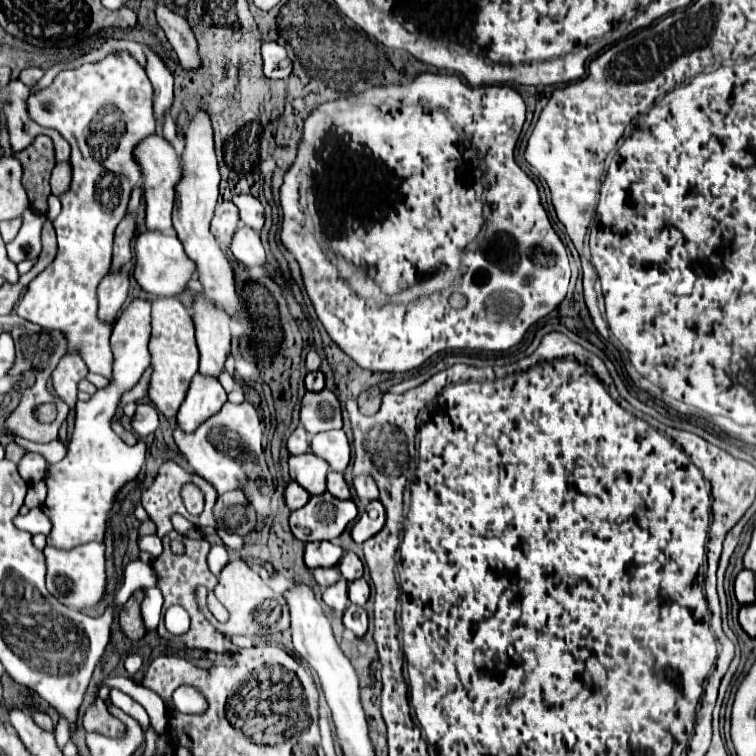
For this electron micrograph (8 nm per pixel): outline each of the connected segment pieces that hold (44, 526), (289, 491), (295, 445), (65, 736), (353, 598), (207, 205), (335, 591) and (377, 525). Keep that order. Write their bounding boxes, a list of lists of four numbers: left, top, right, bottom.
[[15,507,51,533],[285,481,309,511],[287,425,309,455],[53,717,71,749],[349,579,369,607],[173,105,243,315],[323,577,347,613],[351,501,385,543]]

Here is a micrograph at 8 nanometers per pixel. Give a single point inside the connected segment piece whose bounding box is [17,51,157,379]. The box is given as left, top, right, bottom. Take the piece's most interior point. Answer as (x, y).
(83, 103)

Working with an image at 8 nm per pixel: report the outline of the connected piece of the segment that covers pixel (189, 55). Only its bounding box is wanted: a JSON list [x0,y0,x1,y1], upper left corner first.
[155,3,199,69]

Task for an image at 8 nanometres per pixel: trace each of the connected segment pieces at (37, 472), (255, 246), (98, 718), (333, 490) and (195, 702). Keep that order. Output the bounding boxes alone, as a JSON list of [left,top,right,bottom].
[[17,451,47,483],[231,227,265,267],[83,701,113,735],[327,471,351,499],[173,685,207,715]]

